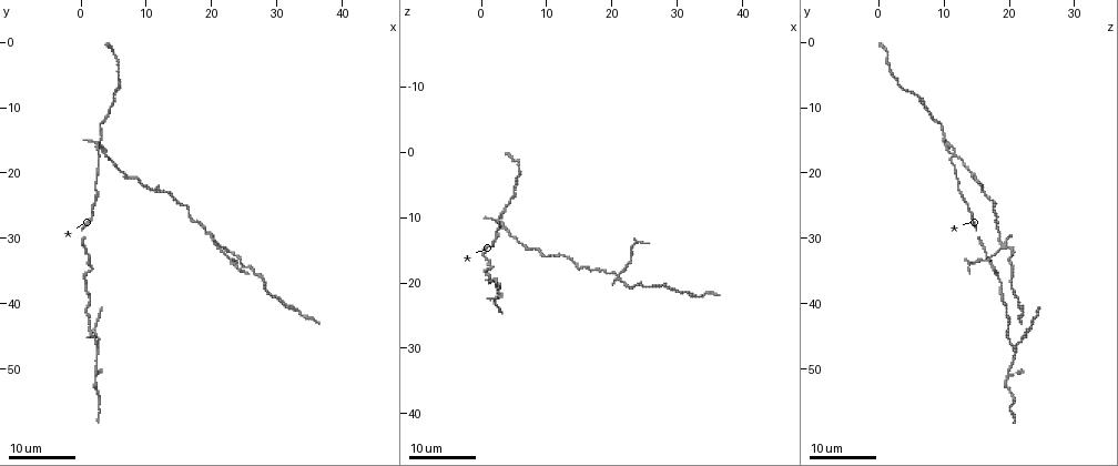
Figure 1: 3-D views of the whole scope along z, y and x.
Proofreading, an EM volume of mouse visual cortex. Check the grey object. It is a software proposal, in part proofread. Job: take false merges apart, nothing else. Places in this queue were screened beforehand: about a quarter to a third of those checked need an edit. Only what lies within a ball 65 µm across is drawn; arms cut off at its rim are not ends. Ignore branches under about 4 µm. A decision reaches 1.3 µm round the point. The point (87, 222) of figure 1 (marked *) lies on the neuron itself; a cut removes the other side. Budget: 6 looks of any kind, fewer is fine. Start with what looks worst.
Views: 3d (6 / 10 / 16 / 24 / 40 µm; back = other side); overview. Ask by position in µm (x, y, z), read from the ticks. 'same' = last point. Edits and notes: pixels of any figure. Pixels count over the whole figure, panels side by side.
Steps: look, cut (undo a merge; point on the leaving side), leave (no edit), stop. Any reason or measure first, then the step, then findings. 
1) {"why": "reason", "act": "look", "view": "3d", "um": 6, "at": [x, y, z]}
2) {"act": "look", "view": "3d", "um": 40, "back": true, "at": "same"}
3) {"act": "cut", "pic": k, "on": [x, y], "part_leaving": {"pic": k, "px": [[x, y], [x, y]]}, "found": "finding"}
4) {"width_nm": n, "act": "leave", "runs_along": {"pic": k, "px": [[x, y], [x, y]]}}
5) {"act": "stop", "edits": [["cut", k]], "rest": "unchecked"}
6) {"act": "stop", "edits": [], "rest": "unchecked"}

{"act": "look", "view": "3d", "um": 24, "at": [2.5, 46.5, 21.0]}

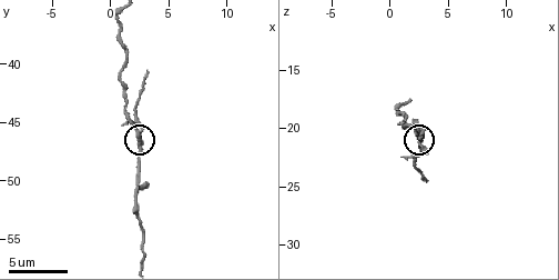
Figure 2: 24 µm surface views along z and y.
{"act": "look", "view": "3d", "um": 10, "at": "same"}

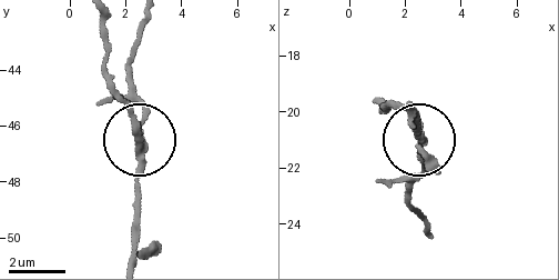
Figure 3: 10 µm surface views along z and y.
{"act": "cut", "pic": 3, "on": [146, 119], "part_leaving": {"pic": 3, "px": [[144, 150], [144, 110], [130, 81], [140, 23]]}, "found": "two neurons meet here"}

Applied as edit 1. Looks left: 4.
{"why": "sudden change in width", "act": "look", "view": "3d", "um": 16, "at": [2.4, 53.2, 20.2]}

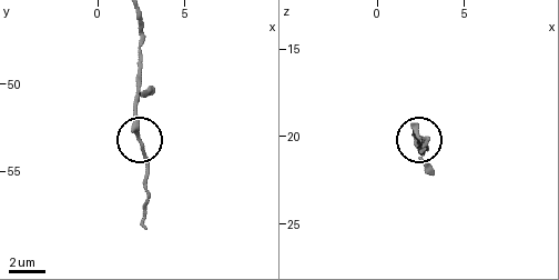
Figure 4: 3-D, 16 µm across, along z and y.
{"act": "look", "view": "3d", "um": 16, "back": true, "at": [2.6, 53.5, 20.0]}

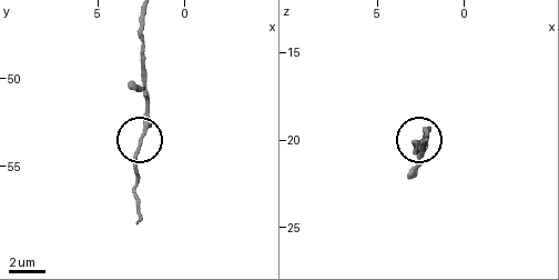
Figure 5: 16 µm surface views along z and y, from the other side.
{"act": "leave", "runs_along": {"pic": 5, "px": [[142, 21], [146, 123], [138, 142], [138, 176]]}, "found": "all the same neuron"}

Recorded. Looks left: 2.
{"why": "a narrow waist", "act": "look", "view": "3d", "um": 24, "at": [2.0, 34.5, 17.5]}

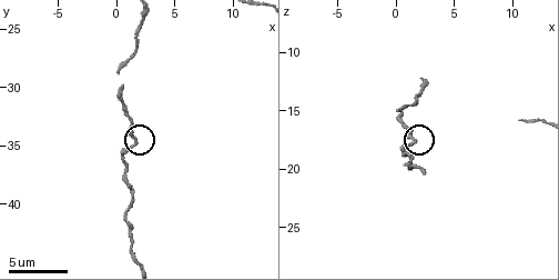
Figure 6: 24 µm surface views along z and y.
{"act": "look", "view": "3d", "um": 10, "at": [1.4, 34.2, 17.2]}

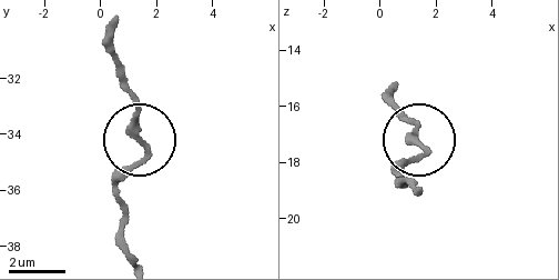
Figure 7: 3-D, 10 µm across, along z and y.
{"act": "leave", "runs_along": {"pic": 7, "px": [[111, 24], [142, 146], [140, 160], [113, 187]]}, "found": "all the same neuron"}

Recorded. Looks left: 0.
{"act": "stop", "edits": [["cut", 3]], "rest": "unchecked"}

